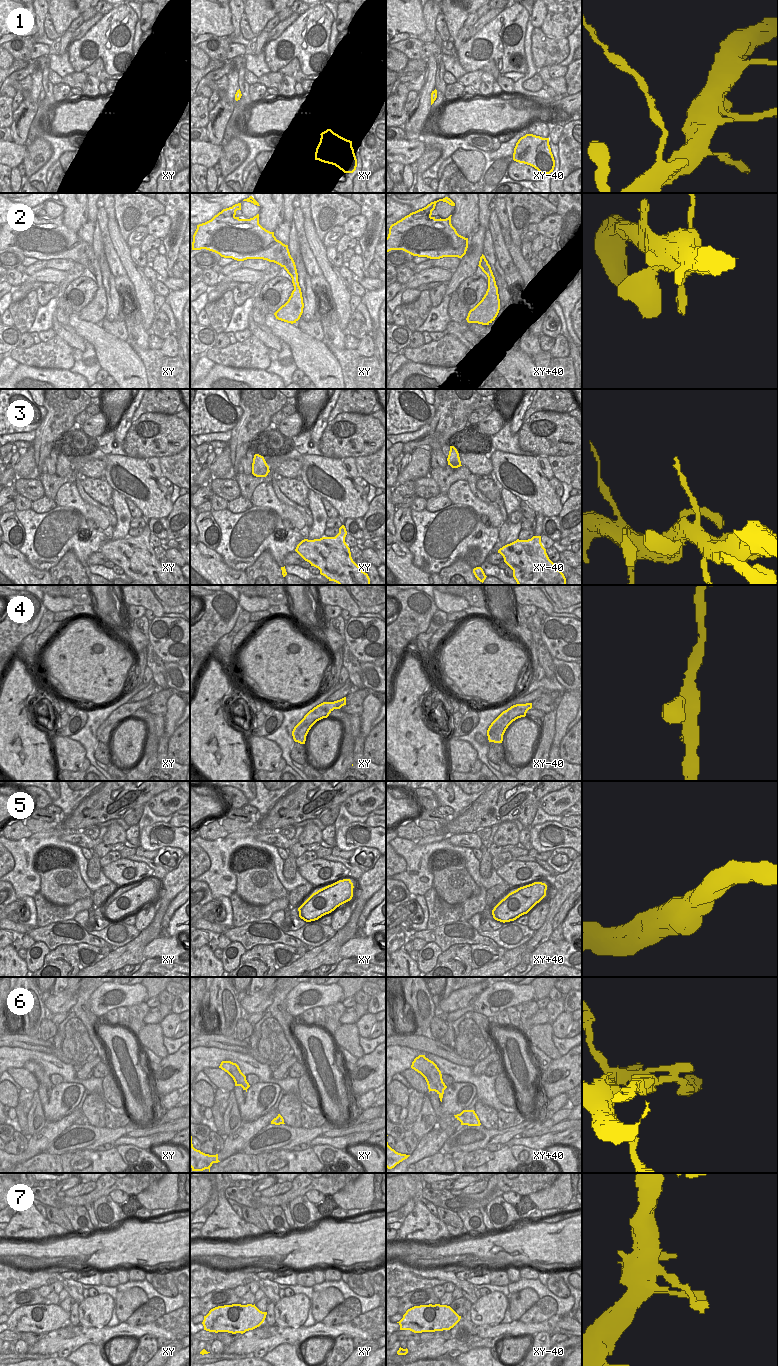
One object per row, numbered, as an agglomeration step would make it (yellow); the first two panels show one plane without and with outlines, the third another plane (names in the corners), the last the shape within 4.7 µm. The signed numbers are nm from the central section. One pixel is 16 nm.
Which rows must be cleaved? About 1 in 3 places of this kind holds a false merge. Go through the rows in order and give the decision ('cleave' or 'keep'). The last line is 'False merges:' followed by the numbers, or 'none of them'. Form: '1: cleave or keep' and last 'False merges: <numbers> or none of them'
1: cleave
2: keep
3: keep
4: keep
5: keep
6: cleave
7: cleave
False merges: 1, 6, 7

